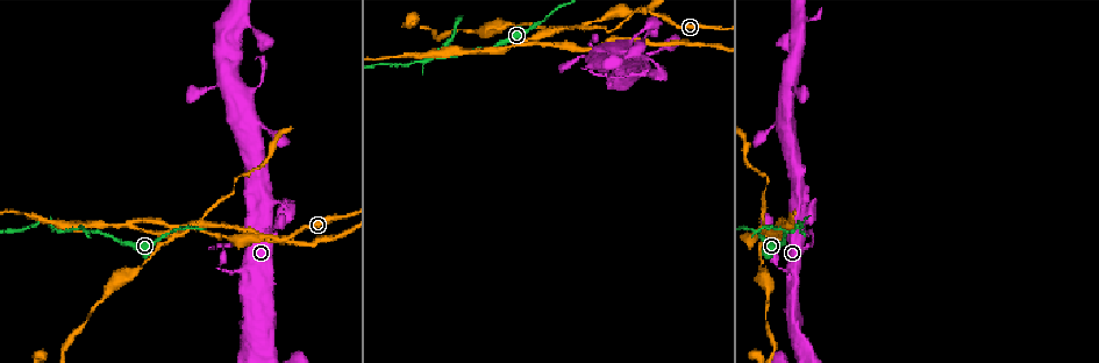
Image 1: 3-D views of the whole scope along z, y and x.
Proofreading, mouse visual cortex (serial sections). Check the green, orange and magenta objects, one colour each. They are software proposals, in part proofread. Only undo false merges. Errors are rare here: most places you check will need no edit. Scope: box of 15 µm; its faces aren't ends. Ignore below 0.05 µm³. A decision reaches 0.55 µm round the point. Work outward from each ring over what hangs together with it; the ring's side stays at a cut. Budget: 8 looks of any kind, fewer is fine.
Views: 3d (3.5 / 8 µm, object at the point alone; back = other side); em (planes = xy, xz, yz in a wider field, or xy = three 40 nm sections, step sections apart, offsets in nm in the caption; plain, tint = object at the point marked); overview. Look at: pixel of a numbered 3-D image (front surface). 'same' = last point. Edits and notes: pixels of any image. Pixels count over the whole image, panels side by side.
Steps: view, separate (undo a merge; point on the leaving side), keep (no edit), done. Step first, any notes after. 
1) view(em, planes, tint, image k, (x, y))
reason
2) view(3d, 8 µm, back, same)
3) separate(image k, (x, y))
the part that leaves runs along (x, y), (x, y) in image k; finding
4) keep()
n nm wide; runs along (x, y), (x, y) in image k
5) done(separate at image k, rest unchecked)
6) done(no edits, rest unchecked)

view(3d, 3.5 µm, image 1, (551, 34))
two arms at a narrow angle

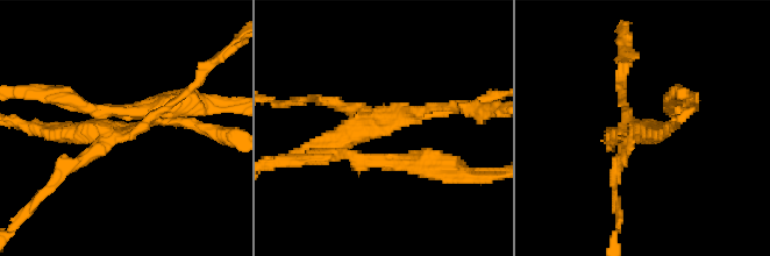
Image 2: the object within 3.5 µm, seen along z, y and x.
view(em, xy, step 2, tint, image 2, (386, 129))

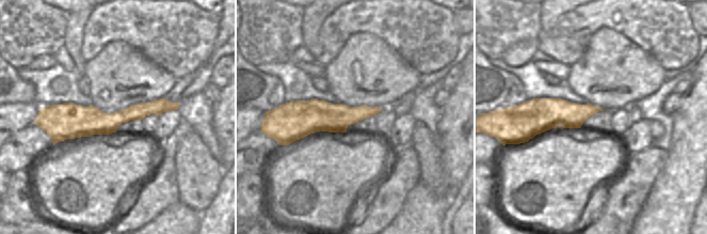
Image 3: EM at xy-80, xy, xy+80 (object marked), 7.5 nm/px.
separate(image 2, (70, 165))
arms of 150, 150, 150, 250 nm; a second cell is stuck on

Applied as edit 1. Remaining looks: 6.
view(em, xy, step 5, tint, image 1, (632, 73))
thick turns thin

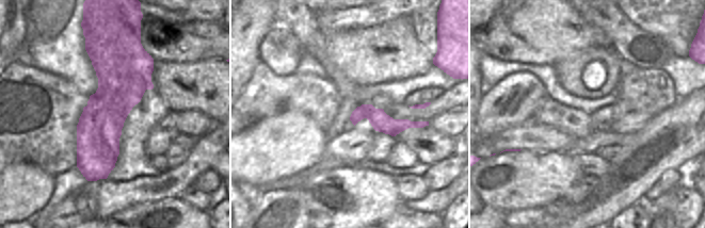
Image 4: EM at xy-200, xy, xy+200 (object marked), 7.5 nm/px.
view(3d, 3.5 µm, same)
wider look

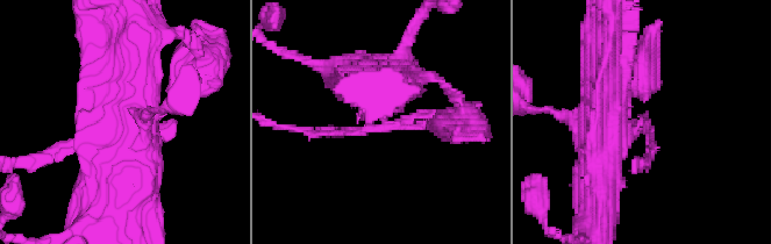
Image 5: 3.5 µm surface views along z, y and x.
keep()
all the same cell

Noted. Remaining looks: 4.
view(3d, 8 µm, back, image 1, (797, 220))
narrows sharply

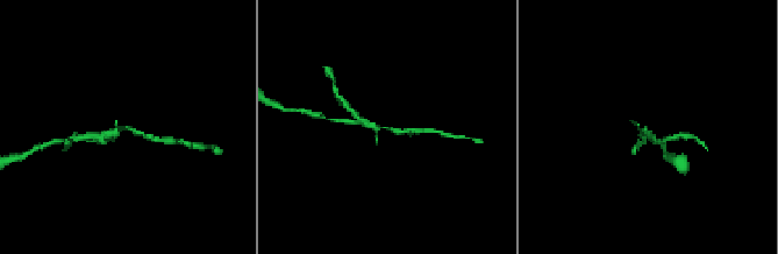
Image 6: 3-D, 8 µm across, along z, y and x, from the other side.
view(em, xy, step 3, tint, image 6, (124, 128))

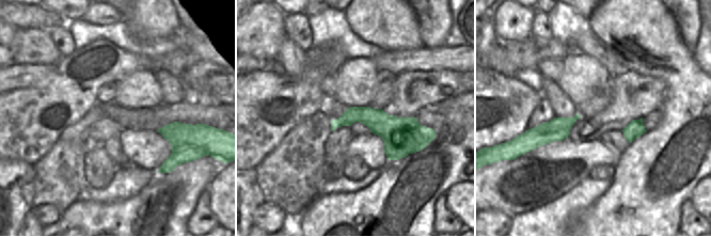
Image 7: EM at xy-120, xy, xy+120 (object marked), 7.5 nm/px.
separate(image 6, (342, 101))
border along (427, 138), (396, 132), (384, 141) in image 7; a second cell is stuck on

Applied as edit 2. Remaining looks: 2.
view(em, xy, step 3, tint, image 1, (131, 228))

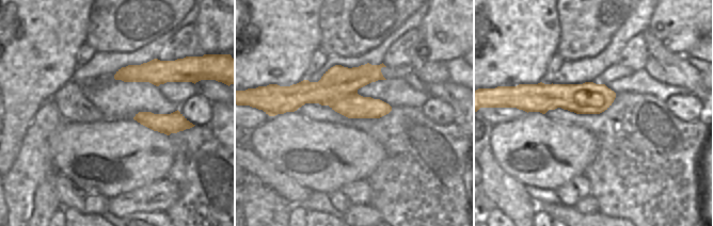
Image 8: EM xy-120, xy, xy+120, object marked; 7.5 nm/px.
view(3d, 3.5 µm, same)
wider look

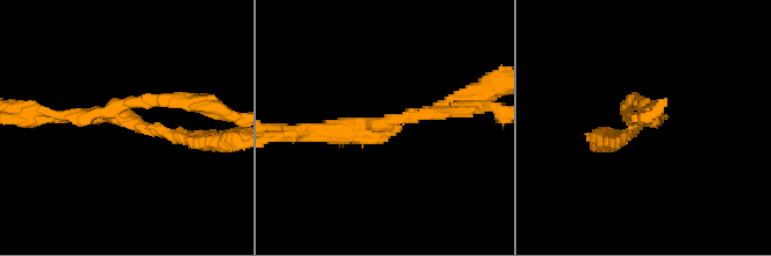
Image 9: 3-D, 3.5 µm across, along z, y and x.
separate(image 9, (163, 102))
two cells meet here

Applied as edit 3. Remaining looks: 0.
done(separate at image 2, separate at image 6, separate at image 9, rest unchecked)

